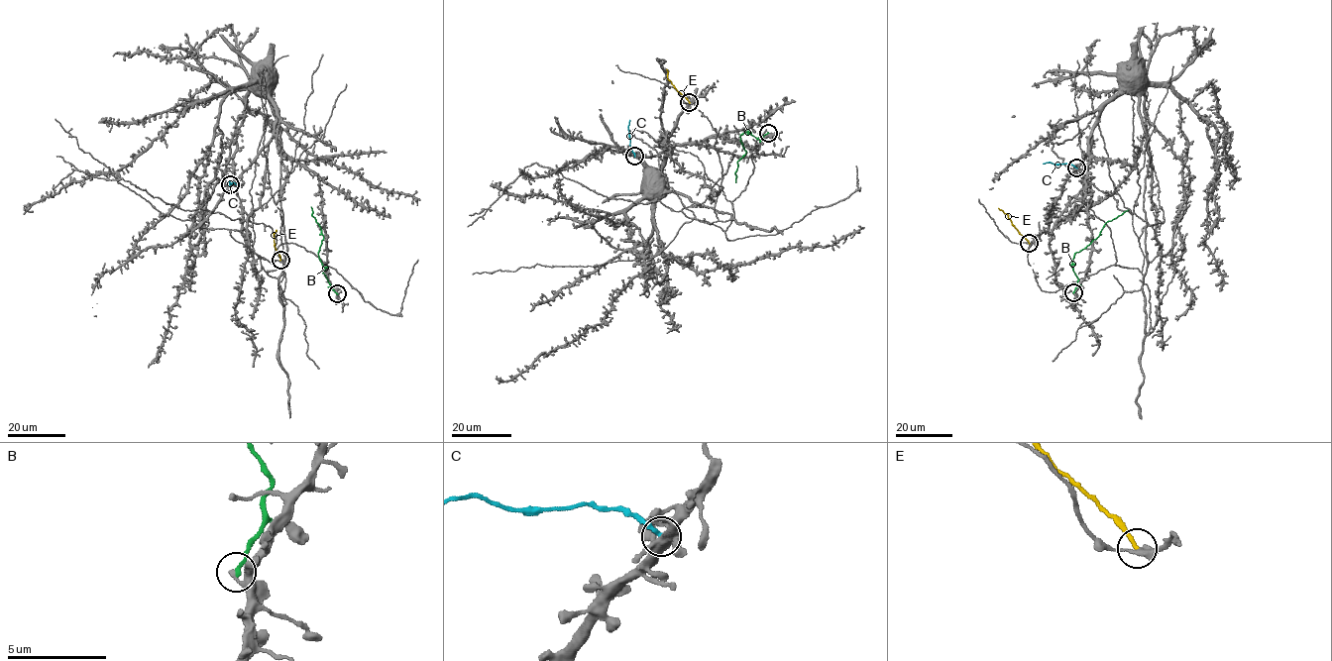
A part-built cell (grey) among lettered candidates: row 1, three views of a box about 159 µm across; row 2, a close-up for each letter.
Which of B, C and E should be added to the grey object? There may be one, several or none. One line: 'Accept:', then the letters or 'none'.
Accept: none

